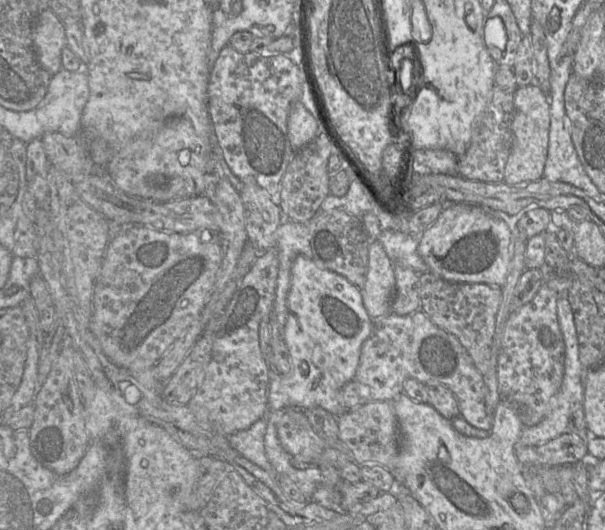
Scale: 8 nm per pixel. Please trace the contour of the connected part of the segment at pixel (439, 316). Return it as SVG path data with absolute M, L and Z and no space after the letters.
M431 271L418 274L420 309L436 326L458 339L472 358L477 370L484 376L490 366L496 314L502 297L501 287L483 283L450 282Z

